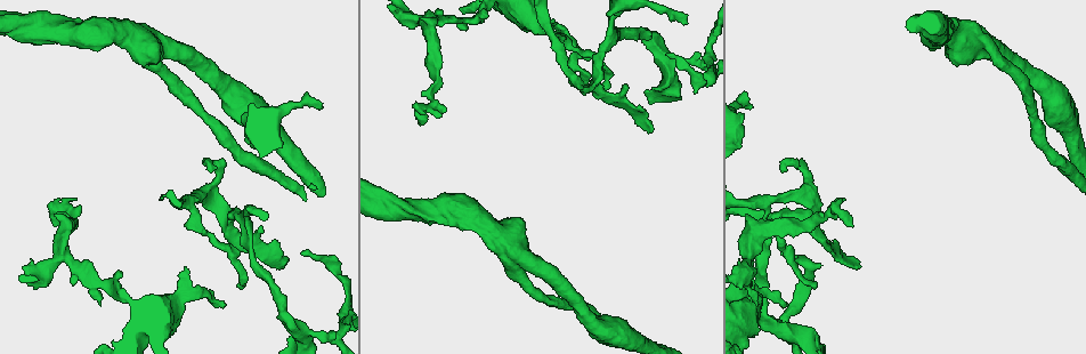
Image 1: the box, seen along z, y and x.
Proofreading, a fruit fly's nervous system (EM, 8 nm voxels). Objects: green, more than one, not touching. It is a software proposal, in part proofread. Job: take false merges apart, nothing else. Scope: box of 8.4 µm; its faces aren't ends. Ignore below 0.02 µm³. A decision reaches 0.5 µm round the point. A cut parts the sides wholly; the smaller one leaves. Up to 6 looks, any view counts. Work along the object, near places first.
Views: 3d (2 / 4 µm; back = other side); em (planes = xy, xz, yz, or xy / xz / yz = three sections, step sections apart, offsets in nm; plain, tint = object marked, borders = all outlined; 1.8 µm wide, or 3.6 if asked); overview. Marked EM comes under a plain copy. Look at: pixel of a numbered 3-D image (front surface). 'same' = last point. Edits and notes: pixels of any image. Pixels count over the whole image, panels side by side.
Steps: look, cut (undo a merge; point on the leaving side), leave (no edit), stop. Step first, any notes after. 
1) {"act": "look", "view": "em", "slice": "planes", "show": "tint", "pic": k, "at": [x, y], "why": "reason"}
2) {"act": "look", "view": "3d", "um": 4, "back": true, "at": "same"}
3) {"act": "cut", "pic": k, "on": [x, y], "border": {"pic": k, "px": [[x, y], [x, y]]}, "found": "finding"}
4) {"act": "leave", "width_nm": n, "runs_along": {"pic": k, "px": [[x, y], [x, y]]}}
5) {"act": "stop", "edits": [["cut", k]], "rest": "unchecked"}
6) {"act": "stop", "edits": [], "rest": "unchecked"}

{"act": "look", "view": "em", "um": 3.6, "slice": "xz", "step": 16, "show": "tint", "pic": 1, "at": [144, 38], "why": "abrupt turn"}

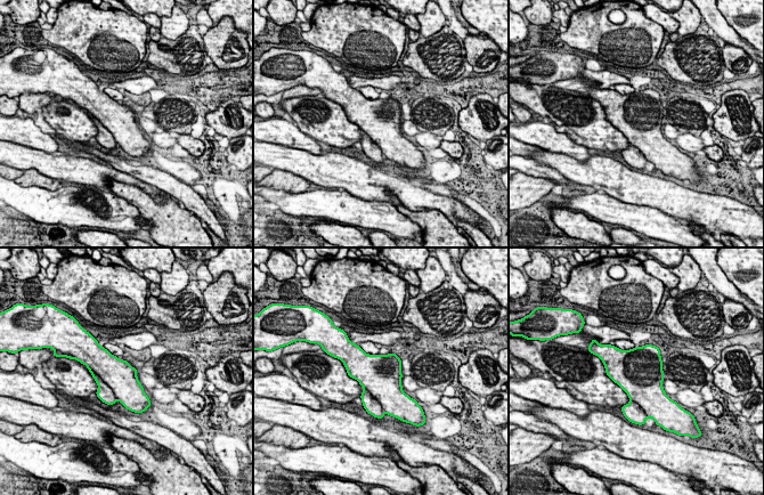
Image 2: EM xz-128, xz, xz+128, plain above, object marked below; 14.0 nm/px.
{"act": "leave", "width_nm": 480, "found": "one neuron here"}

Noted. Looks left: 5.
{"act": "look", "view": "3d", "um": 4, "pic": 1, "at": [1038, 121], "why": "touches itself"}

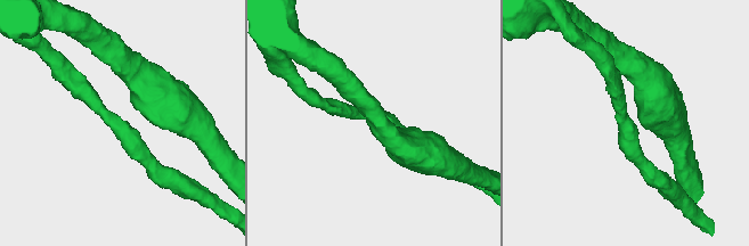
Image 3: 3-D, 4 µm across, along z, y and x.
{"act": "look", "view": "em", "slice": "planes", "show": "tint", "pic": 3, "at": [116, 122]}

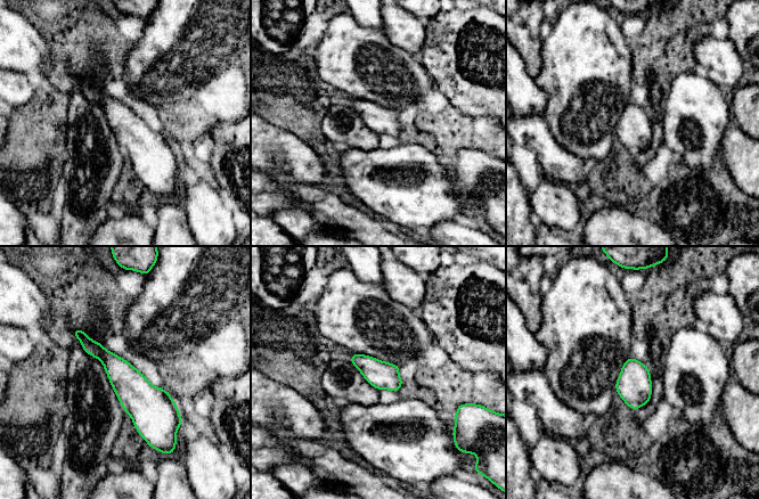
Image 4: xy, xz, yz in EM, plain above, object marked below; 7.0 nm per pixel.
{"act": "leave", "runs_along": {"pic": 4, "px": [[75, 332], [147, 406], [147, 438]]}, "found": "one neuron here"}

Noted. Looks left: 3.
{"act": "look", "view": "3d", "um": 4, "pic": 1, "at": [701, 62], "why": "four arms meet"}

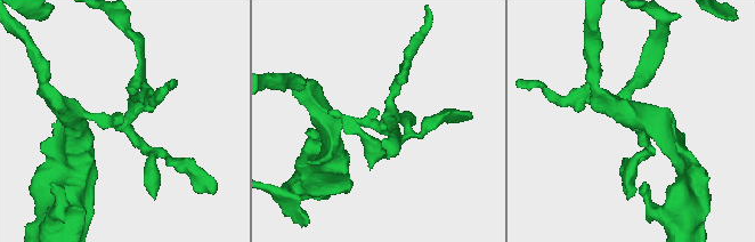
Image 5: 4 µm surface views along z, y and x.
{"act": "look", "view": "em", "slice": "yz", "step": 8, "show": "tint", "pic": 5, "at": [382, 124], "arms": 4}

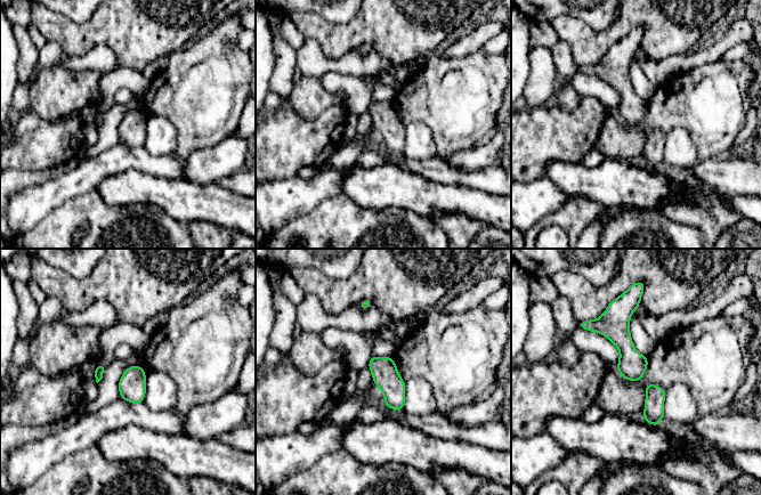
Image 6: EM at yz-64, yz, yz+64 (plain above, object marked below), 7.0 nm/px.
{"act": "leave", "width_nm": 180, "found": "continuous, no second neuron"}

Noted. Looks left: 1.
{"act": "stop", "edits": [], "rest": "unchecked"}

